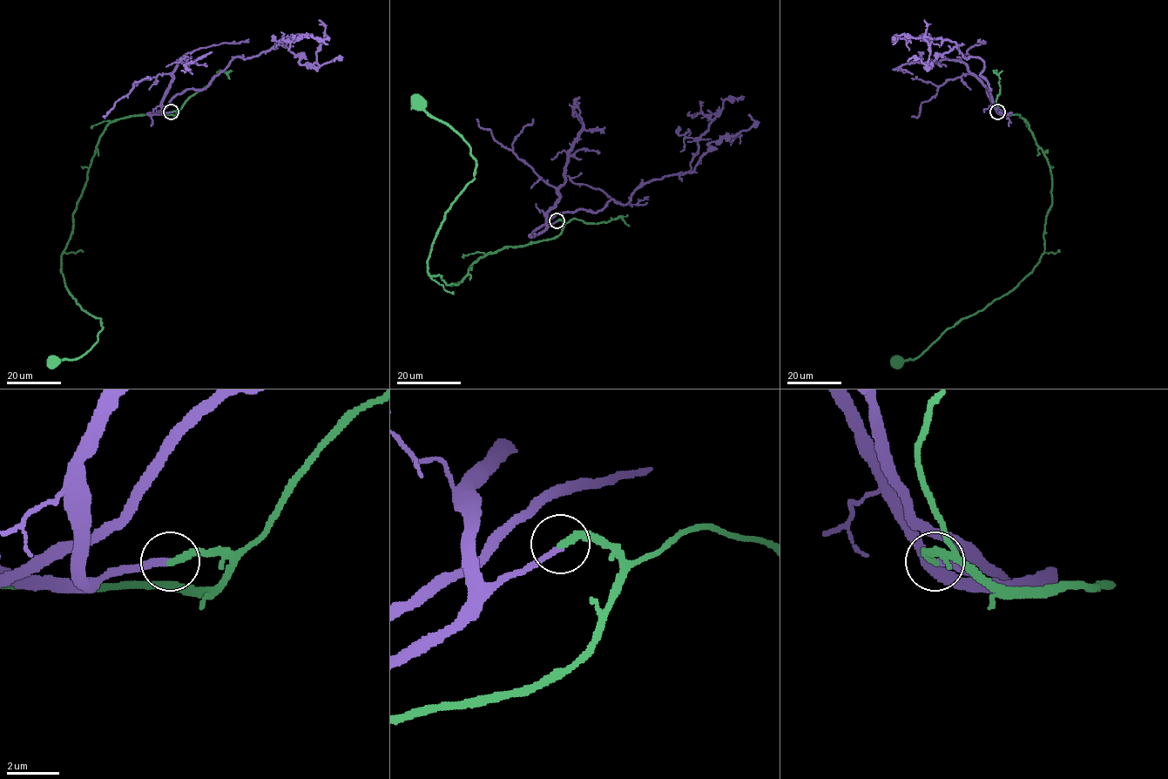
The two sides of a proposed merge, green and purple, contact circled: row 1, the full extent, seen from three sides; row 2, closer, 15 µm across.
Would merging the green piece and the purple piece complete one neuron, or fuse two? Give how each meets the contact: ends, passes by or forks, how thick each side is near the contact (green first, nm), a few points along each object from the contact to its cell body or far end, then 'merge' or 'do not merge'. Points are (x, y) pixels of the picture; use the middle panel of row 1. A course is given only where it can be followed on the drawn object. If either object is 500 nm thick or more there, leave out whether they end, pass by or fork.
green ends there; purple ends there; 240 nm thick on the green side, 240 nm on the other; green runs (557, 220), (564, 226), (552, 239), (489, 252), (457, 284), (430, 275), (434, 238), (475, 160), (416, 103); purple runs (557, 221), (529, 234), (551, 217), (625, 205), (644, 184), (692, 172), (711, 142), (732, 134); merge

